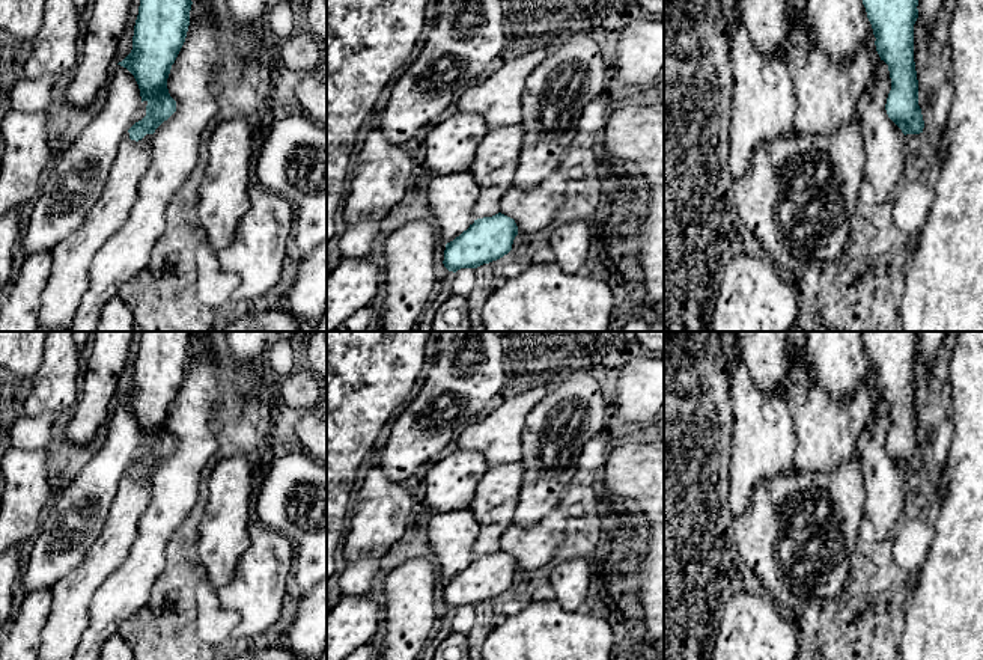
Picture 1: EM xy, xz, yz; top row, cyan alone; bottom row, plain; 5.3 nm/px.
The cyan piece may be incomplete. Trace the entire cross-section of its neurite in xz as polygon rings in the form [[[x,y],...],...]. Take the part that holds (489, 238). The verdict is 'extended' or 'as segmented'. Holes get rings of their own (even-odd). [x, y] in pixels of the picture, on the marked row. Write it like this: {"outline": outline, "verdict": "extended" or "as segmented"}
{"outline": [[[501,212],[477,218],[467,231],[446,244],[443,264],[453,273],[489,264],[512,250],[516,235],[515,220]]], "verdict": "as segmented"}

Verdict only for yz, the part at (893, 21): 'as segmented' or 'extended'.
as segmented

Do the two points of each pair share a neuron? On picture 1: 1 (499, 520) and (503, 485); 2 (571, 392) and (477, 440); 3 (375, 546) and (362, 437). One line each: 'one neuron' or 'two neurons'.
1: one neuron
2: two neurons
3: two neurons

